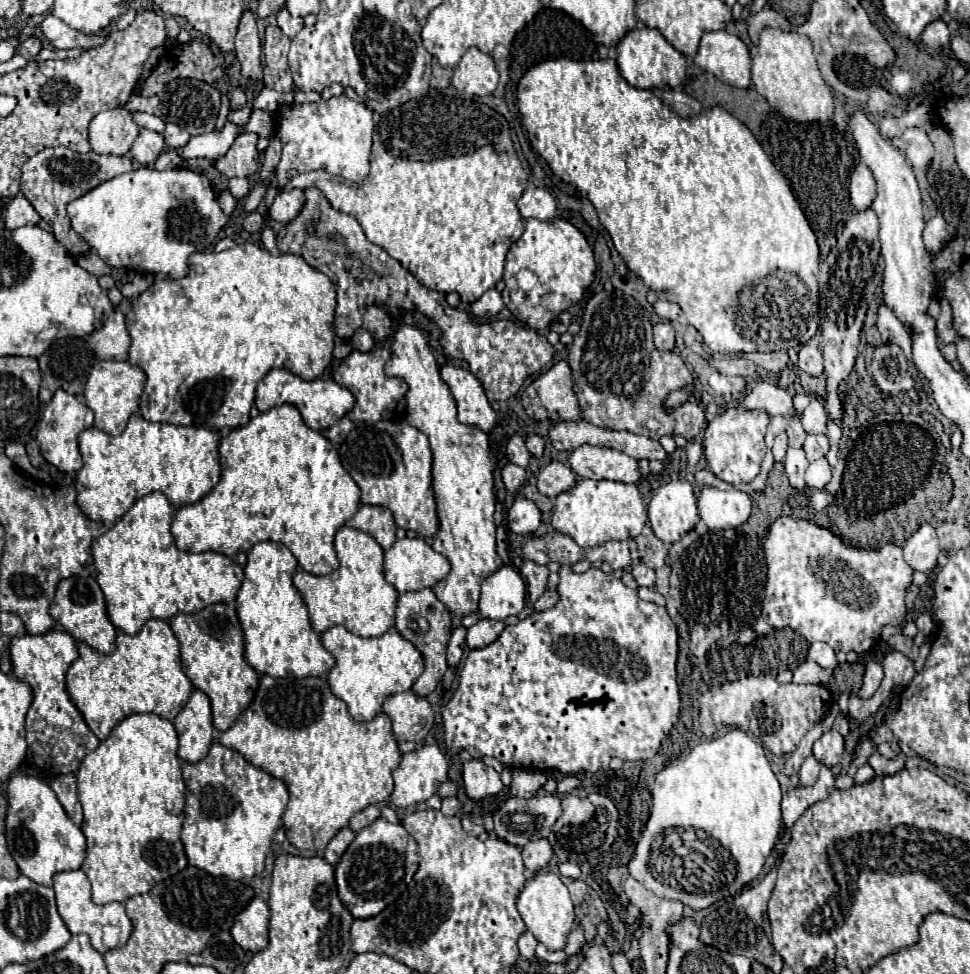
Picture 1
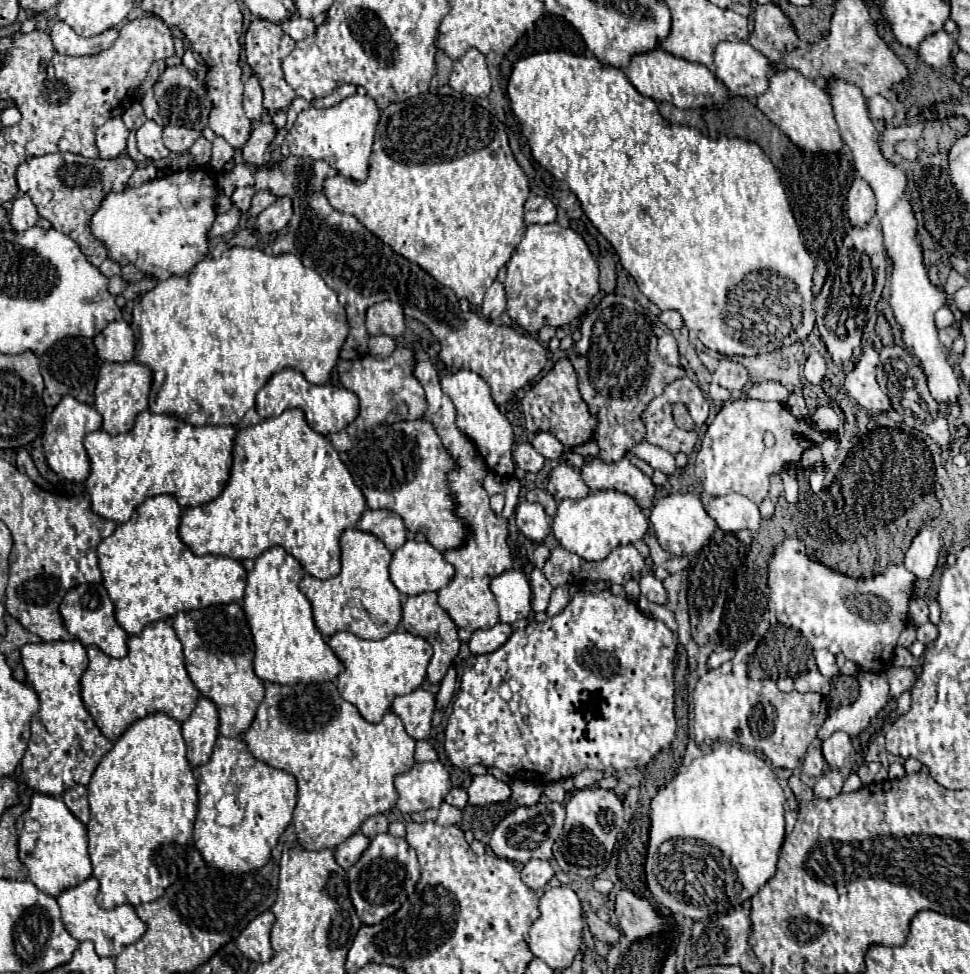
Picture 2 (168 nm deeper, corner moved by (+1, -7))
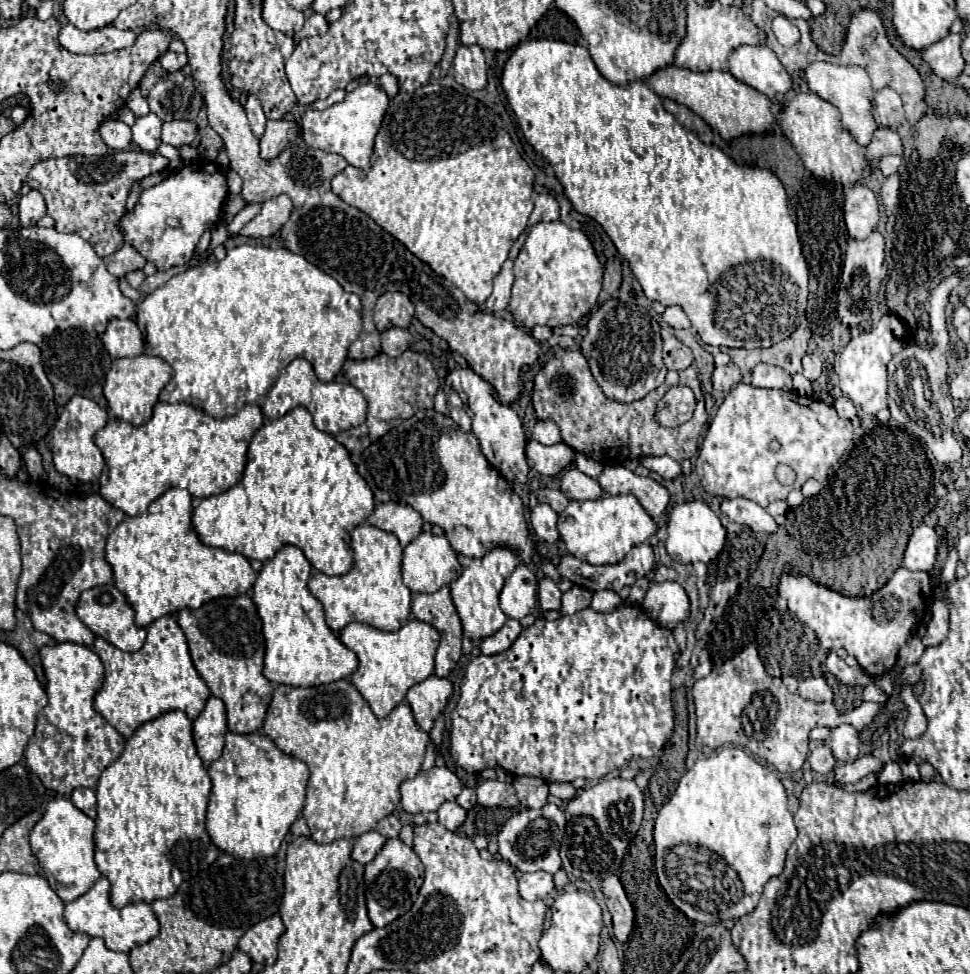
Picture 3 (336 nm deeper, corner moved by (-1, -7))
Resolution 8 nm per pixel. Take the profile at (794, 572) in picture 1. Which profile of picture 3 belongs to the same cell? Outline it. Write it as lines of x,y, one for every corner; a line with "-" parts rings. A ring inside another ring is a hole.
790,566
784,568
784,574
778,582
778,596
786,600
792,614
796,614
810,630
814,630
820,646
824,650
846,648
846,652
854,656
870,676
882,676
896,664
900,646
910,640
912,628
924,616
926,598
922,594
932,594
928,574
906,568
898,568
880,590
864,598
844,596
838,590
814,582
804,574
796,574

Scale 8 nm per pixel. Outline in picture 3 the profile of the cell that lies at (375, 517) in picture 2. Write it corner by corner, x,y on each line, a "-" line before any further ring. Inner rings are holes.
398,502
378,504
368,518
368,524
394,534
402,546
410,544
410,540
414,540
422,530
420,514
412,506

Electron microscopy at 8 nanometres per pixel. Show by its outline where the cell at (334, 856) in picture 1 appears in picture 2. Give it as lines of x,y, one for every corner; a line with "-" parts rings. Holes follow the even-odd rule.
362,832
352,834
346,842
342,842
336,848
336,862
344,870
348,870
350,866
354,866
354,862
358,862
358,858
364,854
364,850
366,850
368,844
370,844
370,838
366,838

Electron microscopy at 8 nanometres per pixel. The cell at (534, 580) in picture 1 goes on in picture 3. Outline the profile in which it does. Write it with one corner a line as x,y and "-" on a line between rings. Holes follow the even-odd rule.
544,576
538,582
538,602
540,602
542,610
558,610
560,608
560,596
562,596
562,592
554,584
554,580

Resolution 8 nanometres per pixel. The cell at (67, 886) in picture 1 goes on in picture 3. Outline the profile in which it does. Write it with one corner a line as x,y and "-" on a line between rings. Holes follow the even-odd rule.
100,878
86,894
64,904
64,920
72,932
84,932
90,938
98,936
106,942
108,950
128,954
132,948
142,946
150,938
154,938
158,934
160,926
158,926
158,920
156,920
150,904
136,902
136,904
128,904
122,910
118,910
110,904
108,890
110,890
110,882
106,878

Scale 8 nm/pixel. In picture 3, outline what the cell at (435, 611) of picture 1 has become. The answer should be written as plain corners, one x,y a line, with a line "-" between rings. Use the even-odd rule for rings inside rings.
444,586
436,594
412,594
412,616
440,632
434,674
446,678
462,656
462,626
450,598
450,588

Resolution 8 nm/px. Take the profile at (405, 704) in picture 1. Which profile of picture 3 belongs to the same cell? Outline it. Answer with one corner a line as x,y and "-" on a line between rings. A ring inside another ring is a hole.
434,674
408,690
406,702
412,708
416,724
424,732
430,732
436,716
444,710
450,694
452,694
452,684
446,678
436,678

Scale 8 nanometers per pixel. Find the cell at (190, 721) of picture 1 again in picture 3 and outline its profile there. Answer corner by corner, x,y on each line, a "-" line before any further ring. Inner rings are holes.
210,696
200,716
194,720
194,744
204,764
218,760
226,734
226,708
216,696

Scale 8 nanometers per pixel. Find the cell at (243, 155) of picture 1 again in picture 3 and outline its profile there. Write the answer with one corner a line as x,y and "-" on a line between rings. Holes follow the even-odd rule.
268,120
266,130
260,138
260,156
274,160
294,138
298,136
298,124
288,120

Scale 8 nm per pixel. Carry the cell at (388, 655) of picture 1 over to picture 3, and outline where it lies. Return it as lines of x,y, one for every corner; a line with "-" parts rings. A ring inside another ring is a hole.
410,620
396,632
382,632
360,622
350,622
340,632
340,642
358,656
358,670
352,674
350,682
370,704
376,718
386,718
390,710
404,700
408,688
426,680
434,672
434,654
440,634
436,628
418,620

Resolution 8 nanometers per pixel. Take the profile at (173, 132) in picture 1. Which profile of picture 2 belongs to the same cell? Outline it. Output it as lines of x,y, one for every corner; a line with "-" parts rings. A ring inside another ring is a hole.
166,126
164,128
164,134
162,134
162,140
164,140
164,146
174,152
174,154
184,154
190,150
190,146
200,138
204,136
204,132
198,132
198,130
190,130
190,128
184,128
184,126

